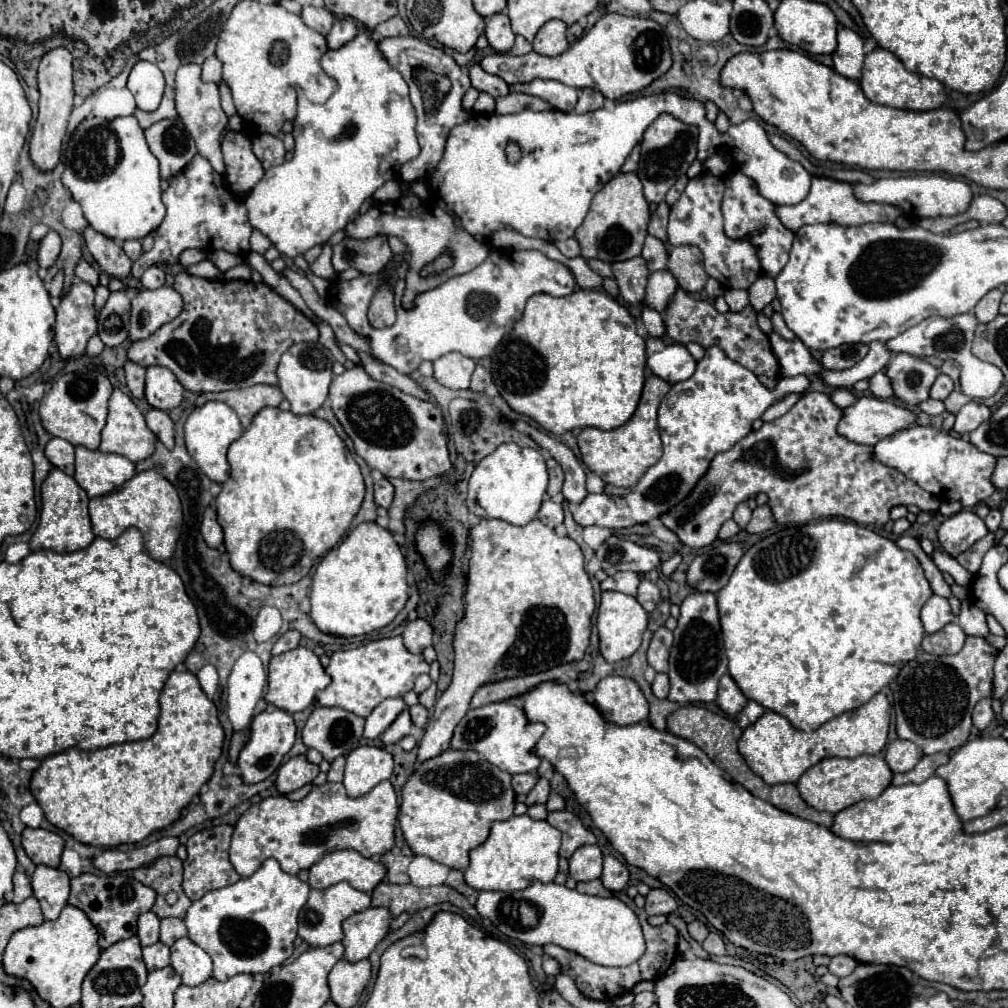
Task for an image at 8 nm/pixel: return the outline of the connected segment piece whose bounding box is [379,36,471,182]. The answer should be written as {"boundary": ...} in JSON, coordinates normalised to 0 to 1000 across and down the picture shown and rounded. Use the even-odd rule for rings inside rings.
{"boundary":[[[380,38],[376,40],[376,50],[380,58],[398,71],[406,85],[406,97],[414,109],[414,137],[418,145],[418,153],[398,165],[398,179],[424,179],[434,169],[434,163],[441,151],[441,141],[445,129],[453,123],[459,123],[465,117],[465,111],[459,109],[457,99],[461,91],[467,87],[465,73],[453,65],[453,62],[443,56],[439,50],[426,46],[416,38]]]}

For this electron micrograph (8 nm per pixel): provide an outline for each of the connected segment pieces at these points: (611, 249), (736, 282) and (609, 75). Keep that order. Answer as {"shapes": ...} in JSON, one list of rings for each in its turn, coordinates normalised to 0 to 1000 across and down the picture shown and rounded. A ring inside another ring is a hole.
{"shapes":[[[[630,171],[612,173],[606,181],[602,181],[588,196],[584,212],[578,222],[570,228],[570,238],[576,244],[576,254],[580,258],[594,256],[602,262],[620,260],[630,256],[638,248],[638,238],[642,234],[644,222],[644,202],[640,200],[636,179]]],[[[693,173],[684,179],[672,202],[666,206],[664,214],[664,240],[666,244],[684,242],[691,244],[699,254],[699,268],[705,276],[713,278],[717,286],[737,286],[743,284],[755,274],[755,262],[751,254],[751,244],[745,242],[743,236],[727,238],[717,230],[717,214],[715,214],[715,198],[717,198],[719,183],[715,177],[705,173]]],[[[600,14],[590,26],[580,32],[564,50],[557,56],[545,58],[533,52],[519,56],[507,54],[487,54],[475,62],[485,73],[497,75],[503,83],[527,81],[531,77],[553,79],[568,87],[588,87],[594,89],[600,97],[612,99],[620,93],[632,91],[644,85],[648,79],[658,75],[666,67],[666,50],[662,34],[658,28],[642,18],[618,16],[618,14]]]]}

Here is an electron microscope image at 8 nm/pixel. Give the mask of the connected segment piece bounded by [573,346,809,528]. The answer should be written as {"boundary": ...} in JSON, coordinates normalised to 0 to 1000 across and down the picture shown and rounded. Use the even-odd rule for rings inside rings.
{"boundary":[[[703,343],[699,353],[691,359],[691,367],[684,377],[672,379],[668,381],[668,385],[662,389],[662,393],[656,397],[654,401],[654,429],[658,433],[658,452],[652,460],[648,460],[632,478],[630,486],[620,490],[620,492],[602,492],[602,490],[582,490],[582,494],[574,500],[574,506],[568,510],[570,518],[574,522],[596,522],[596,524],[624,524],[628,520],[638,520],[642,516],[654,514],[656,510],[660,510],[660,506],[664,506],[666,502],[670,502],[672,498],[676,498],[676,494],[680,494],[680,490],[686,488],[686,484],[691,480],[691,476],[695,474],[695,470],[699,470],[699,466],[703,464],[705,456],[709,450],[723,446],[729,438],[733,438],[737,433],[741,433],[745,429],[745,421],[747,417],[755,415],[755,411],[769,401],[771,397],[779,395],[781,391],[795,391],[799,389],[803,383],[801,373],[787,373],[787,375],[773,375],[771,383],[759,385],[753,375],[741,367],[739,363],[727,359],[713,343]]]}

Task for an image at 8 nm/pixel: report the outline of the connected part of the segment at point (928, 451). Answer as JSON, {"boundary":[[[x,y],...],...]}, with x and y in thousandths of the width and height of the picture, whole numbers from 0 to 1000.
{"boundary":[[[904,423],[872,437],[866,442],[866,456],[896,468],[932,496],[949,496],[957,504],[977,498],[987,488],[983,470],[989,454],[969,446],[961,437],[949,435],[926,423]]]}

